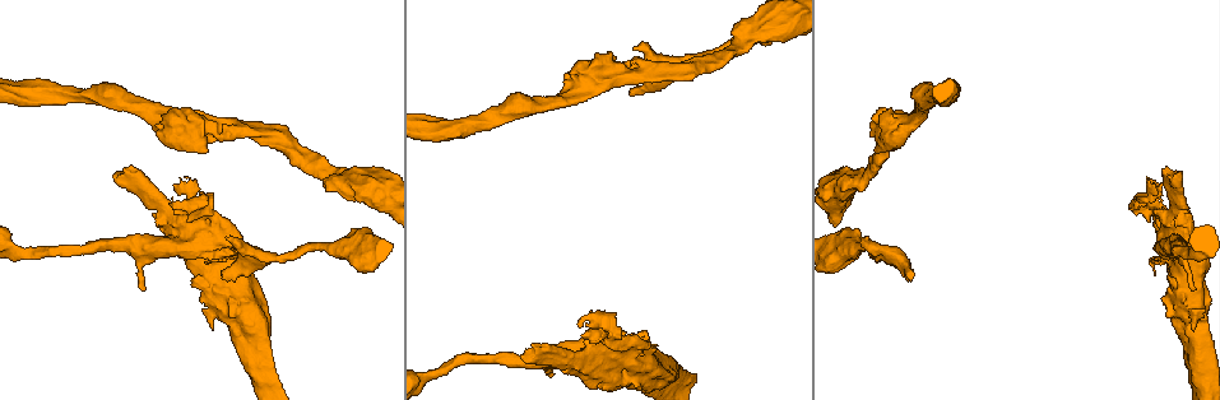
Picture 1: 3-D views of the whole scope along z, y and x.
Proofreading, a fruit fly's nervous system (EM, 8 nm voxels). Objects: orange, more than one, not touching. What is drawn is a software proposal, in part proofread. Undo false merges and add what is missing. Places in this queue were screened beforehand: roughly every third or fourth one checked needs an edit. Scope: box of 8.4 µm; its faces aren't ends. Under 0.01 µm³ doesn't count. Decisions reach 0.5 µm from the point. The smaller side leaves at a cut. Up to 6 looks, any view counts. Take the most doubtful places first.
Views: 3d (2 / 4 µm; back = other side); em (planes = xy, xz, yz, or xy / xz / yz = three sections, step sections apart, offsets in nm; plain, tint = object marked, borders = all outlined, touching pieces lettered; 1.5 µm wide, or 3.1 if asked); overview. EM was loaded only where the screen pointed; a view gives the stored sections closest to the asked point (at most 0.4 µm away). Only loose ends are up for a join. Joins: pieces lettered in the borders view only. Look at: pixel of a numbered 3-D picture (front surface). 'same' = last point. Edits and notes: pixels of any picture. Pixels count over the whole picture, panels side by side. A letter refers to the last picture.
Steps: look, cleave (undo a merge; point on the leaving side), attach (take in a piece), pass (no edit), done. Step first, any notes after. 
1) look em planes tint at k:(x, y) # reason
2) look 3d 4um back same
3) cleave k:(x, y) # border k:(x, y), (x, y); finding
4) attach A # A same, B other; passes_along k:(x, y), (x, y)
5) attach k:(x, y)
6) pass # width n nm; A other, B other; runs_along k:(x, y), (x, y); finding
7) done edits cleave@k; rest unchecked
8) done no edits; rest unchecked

look em xy step 4 tint at 1:(868, 238) # branch stops here

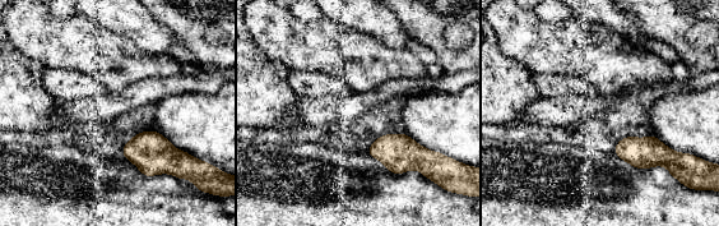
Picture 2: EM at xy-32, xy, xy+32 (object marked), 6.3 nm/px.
look em planes borders same

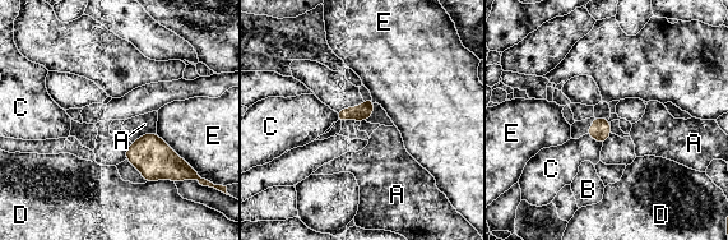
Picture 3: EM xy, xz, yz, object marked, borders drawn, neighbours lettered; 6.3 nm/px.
pass # A other, B other, C other, D other, E other; border 3:(156, 132), (142, 134), (133, 143); no lettered piece goes on from it

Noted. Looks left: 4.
look em 3.1um planes borders at 1:(233, 119) # free end

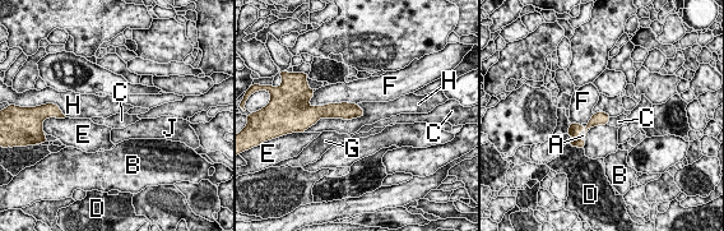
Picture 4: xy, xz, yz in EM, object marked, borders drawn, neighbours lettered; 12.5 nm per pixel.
attach A # longest_contact H 650 nm; A same, B other, C other, D other, E other, F other, G other, H other, J other; it goes on there

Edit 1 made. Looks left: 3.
done edits attach@4; rest unchecked

